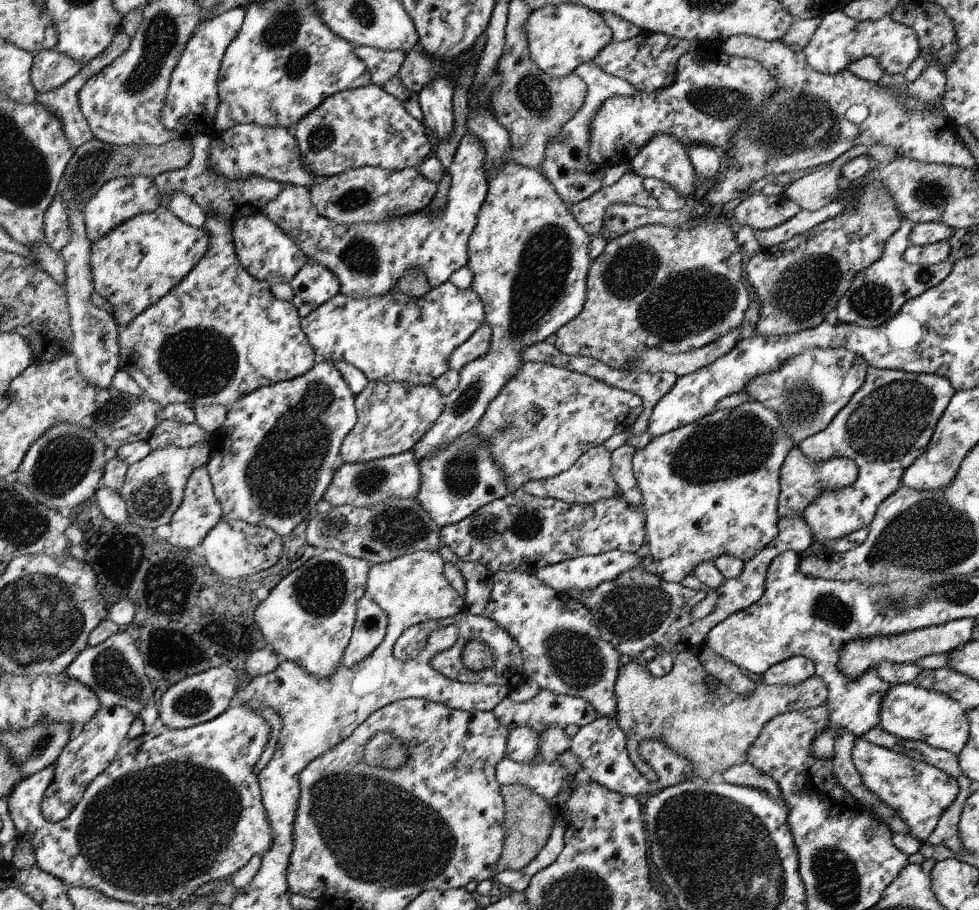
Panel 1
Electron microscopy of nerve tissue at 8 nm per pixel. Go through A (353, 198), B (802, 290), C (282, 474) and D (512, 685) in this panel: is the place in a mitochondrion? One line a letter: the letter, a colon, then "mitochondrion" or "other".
A: mitochondrion
B: mitochondrion
C: mitochondrion
D: other

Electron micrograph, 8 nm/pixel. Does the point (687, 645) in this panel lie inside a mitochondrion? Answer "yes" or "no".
no

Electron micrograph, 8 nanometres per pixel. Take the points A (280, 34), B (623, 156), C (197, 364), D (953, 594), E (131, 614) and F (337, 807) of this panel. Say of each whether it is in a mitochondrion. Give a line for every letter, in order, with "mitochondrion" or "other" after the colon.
A: mitochondrion
B: other
C: mitochondrion
D: mitochondrion
E: other
F: mitochondrion

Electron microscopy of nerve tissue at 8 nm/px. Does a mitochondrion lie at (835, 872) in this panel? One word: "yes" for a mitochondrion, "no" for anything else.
yes

